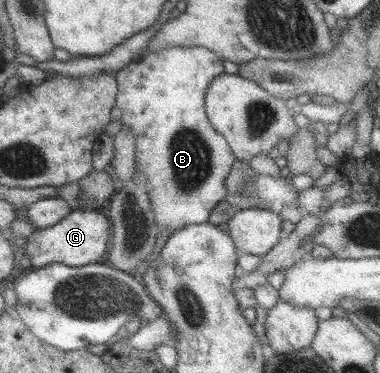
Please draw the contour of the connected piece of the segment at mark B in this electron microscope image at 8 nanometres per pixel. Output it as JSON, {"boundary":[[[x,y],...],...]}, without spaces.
{"boundary":[[[162,47],[158,51],[150,51],[144,54],[140,60],[128,62],[115,75],[118,85],[116,106],[122,108],[121,126],[126,128],[126,130],[130,130],[130,134],[134,134],[134,140],[136,140],[136,169],[146,178],[146,188],[148,188],[148,194],[150,194],[150,202],[152,202],[152,208],[154,208],[154,213],[156,214],[156,226],[158,226],[159,231],[168,230],[172,234],[172,232],[178,232],[184,226],[208,222],[212,208],[218,202],[226,199],[226,185],[224,185],[224,180],[230,174],[230,168],[236,162],[236,158],[228,141],[211,125],[205,107],[206,90],[208,90],[214,78],[225,74],[224,64],[222,62],[223,59],[216,53],[204,47]]]}

